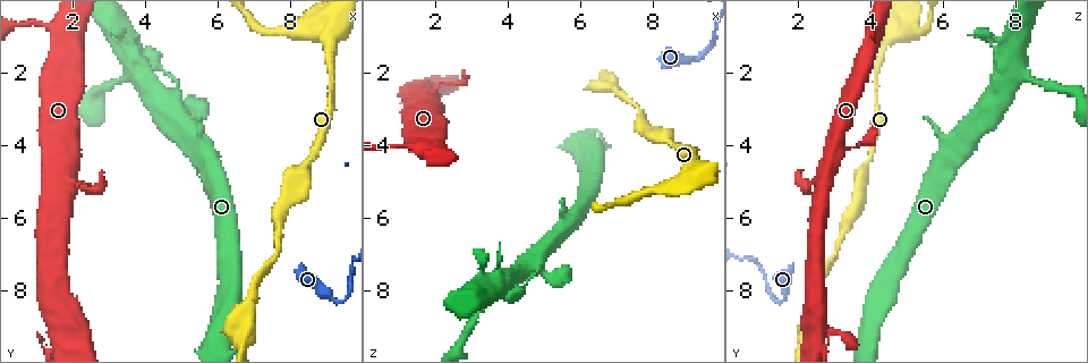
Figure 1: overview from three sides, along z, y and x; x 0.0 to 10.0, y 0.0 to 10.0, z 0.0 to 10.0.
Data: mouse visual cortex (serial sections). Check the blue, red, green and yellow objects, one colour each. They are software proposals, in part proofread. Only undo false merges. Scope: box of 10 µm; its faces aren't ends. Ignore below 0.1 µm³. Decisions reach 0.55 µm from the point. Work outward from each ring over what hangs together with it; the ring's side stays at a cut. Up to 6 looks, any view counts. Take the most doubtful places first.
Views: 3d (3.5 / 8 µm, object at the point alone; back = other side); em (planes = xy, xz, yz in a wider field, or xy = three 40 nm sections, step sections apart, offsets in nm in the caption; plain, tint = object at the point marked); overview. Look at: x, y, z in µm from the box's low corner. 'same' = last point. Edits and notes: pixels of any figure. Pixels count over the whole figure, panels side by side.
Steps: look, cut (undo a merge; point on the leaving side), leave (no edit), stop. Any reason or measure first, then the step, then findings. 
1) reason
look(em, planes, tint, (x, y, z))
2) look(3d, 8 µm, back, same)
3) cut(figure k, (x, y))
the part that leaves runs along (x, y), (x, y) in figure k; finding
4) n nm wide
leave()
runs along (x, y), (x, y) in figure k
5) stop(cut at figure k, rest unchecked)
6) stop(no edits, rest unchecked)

abrupt turn
look(3d, 3.5 µm, (9.35, 8.35, 1.50))

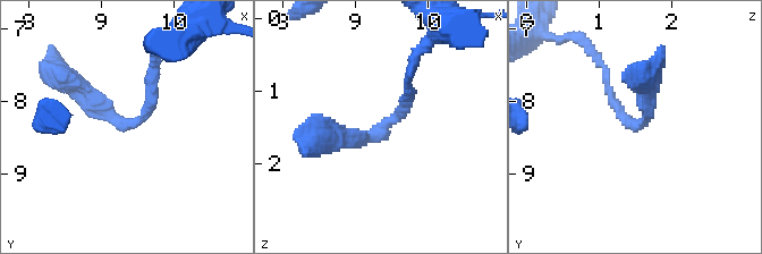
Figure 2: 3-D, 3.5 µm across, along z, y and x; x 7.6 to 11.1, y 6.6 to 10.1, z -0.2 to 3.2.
arms of 150, 300 nm; shape alone is not enough
look(em, xy, step 1, tint, (9.35, 8.30, 1.55))

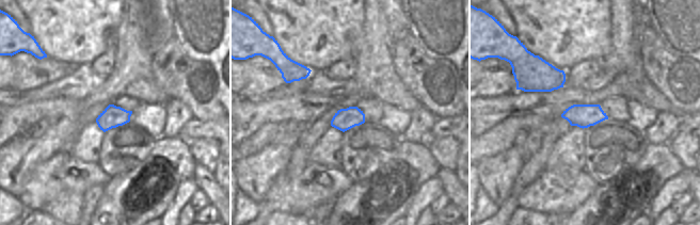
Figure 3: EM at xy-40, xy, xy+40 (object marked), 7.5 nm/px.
leave()
runs along (320, 135), (369, 138), (404, 98) in figure 2; one cell here

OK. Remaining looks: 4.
thin arm on a thick one
look(3d, 3.5 µm, (3.65, 2.15, 8.10))

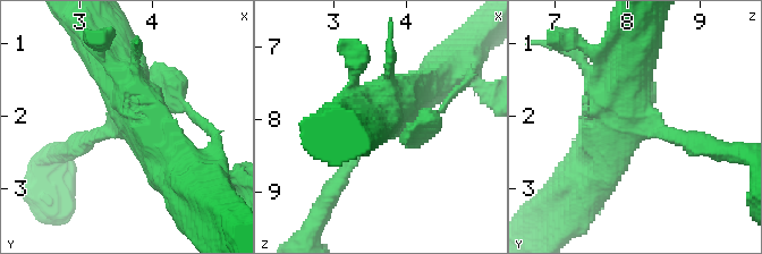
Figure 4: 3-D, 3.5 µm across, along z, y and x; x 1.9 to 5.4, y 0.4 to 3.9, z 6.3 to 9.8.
look(em, xy, step 1, tint, (3.70, 2.15, 8.15))

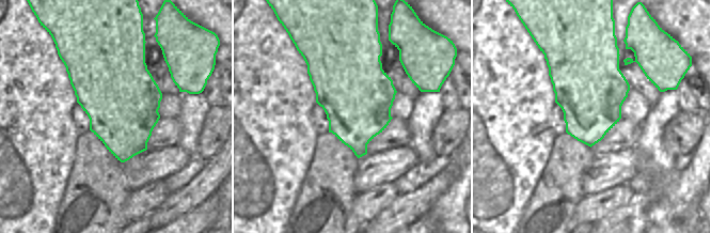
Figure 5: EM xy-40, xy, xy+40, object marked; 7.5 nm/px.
leave()
runs along (184, 171), (138, 123), (111, 56) in figure 4; continuous, no second cell

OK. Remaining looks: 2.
abrupt turn
look(3d, 3.5 µm, (6.00, 9.40, 3.85))

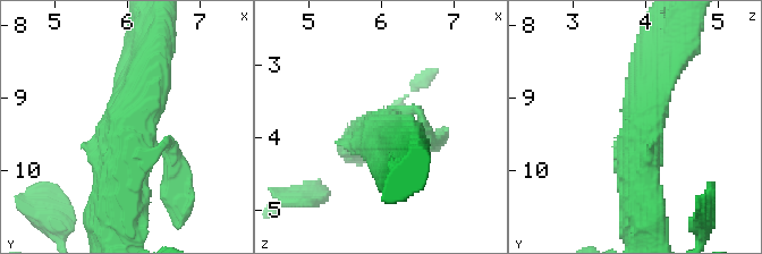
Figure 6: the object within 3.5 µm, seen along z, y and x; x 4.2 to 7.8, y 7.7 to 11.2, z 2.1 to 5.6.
look(em, xy, step 5, tint, (6.00, 9.40, 3.90))

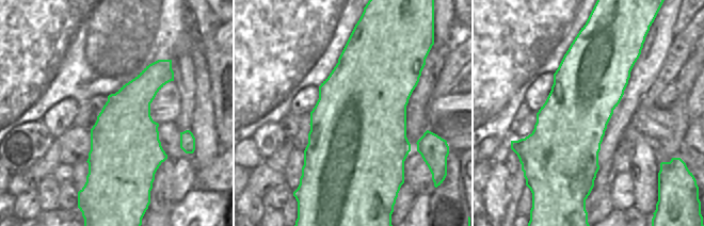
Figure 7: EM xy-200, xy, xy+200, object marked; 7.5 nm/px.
leave()
runs along (149, 59), (128, 136), (170, 143) in figure 6; continuous, no second cell

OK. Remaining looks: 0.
stop(no edits, rest unchecked)

